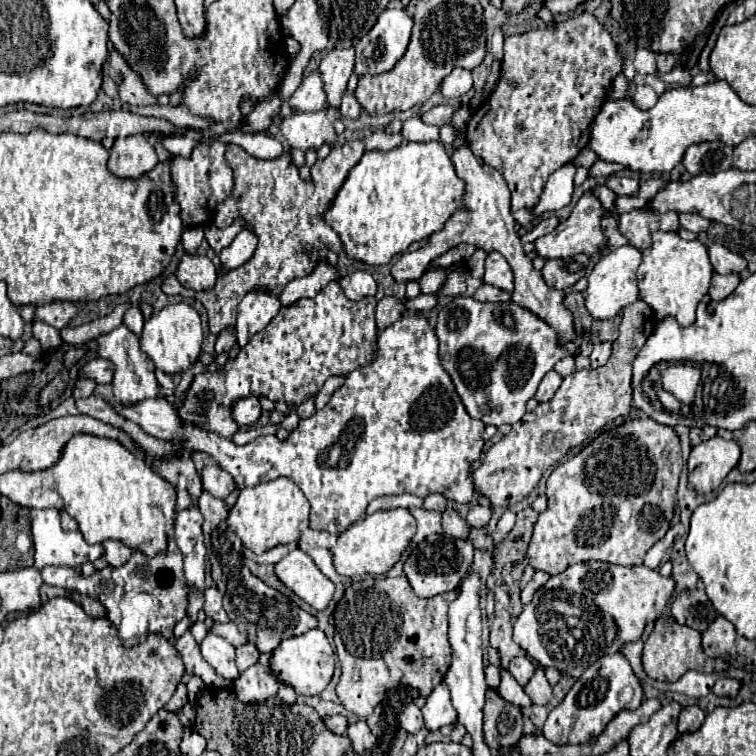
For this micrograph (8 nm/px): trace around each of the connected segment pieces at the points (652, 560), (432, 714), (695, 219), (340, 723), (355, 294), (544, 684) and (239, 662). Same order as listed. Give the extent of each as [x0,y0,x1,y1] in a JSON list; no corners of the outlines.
[[644,522,685,568],[422,684,456,730],[680,214,710,234],[324,716,348,734],[340,270,376,300],[524,666,552,706],[236,642,260,672]]

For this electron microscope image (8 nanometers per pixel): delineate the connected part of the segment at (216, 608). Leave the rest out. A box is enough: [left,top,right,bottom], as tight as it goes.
[204,586,228,622]

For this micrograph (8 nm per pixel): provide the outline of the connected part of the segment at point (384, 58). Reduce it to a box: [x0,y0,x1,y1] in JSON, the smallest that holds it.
[354,8,412,76]

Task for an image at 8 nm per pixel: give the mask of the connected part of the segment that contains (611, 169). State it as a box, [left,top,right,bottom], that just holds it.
[590,160,624,176]

